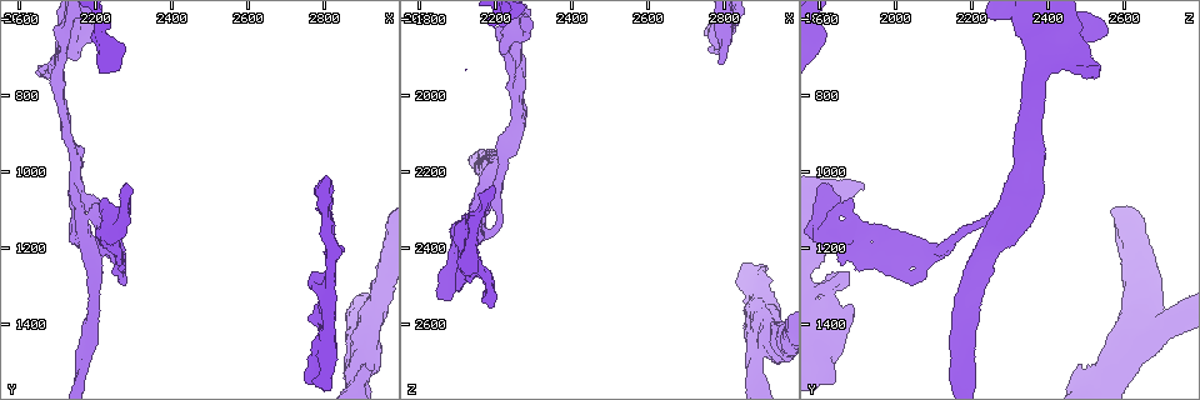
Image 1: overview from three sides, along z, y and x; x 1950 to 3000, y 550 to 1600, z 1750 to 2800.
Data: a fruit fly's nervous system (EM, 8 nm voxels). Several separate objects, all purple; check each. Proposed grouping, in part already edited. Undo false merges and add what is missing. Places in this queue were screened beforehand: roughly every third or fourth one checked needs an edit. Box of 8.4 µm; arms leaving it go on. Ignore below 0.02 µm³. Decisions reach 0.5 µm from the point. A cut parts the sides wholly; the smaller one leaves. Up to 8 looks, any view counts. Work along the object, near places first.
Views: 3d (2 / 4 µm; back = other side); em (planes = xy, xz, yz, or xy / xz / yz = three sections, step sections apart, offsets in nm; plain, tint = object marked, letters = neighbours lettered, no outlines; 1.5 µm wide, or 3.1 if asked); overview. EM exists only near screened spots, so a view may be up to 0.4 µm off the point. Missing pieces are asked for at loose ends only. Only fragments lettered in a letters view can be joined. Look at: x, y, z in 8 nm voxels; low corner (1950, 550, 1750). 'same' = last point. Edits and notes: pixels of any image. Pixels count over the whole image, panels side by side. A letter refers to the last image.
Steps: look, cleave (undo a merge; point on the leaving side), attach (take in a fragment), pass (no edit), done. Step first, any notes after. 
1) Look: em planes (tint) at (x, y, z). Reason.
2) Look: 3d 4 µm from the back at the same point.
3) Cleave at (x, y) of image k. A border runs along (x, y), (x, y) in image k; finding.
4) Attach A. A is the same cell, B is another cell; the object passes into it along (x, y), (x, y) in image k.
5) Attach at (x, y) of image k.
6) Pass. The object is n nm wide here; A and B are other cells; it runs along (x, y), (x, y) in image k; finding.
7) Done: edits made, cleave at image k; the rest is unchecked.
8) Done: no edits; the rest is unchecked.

Look: 3d 2 µm at (2245, 1145, 1835). Abrupt turn.

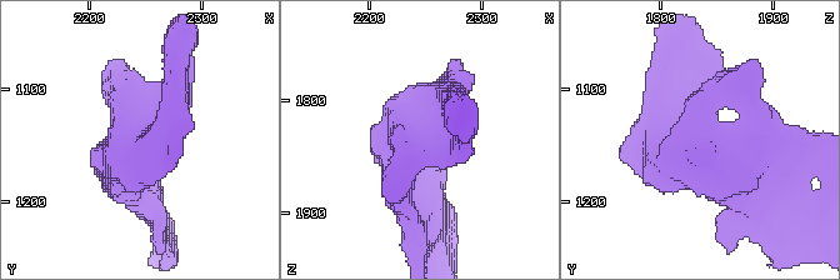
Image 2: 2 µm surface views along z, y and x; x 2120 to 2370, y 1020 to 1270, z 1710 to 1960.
Look: em xz step 4 (letters) at (2246, 1148, 1828). Need the tissue.

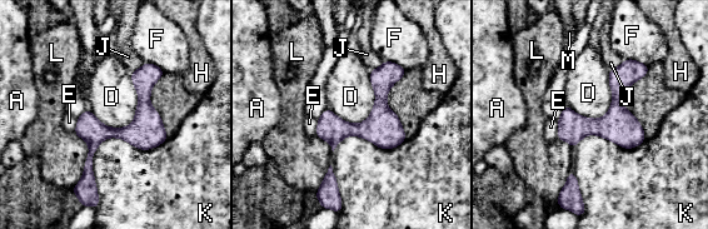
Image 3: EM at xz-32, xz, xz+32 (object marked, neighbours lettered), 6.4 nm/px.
Pass. A, D, E, F, H, J, K, L and M are other cells; a border runs along (131, 71), (135, 117), (109, 128) in image 3; one neuron here.

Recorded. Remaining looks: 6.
Look: 3d 2 µm from the back at (2285, 1290, 2035). An open end.

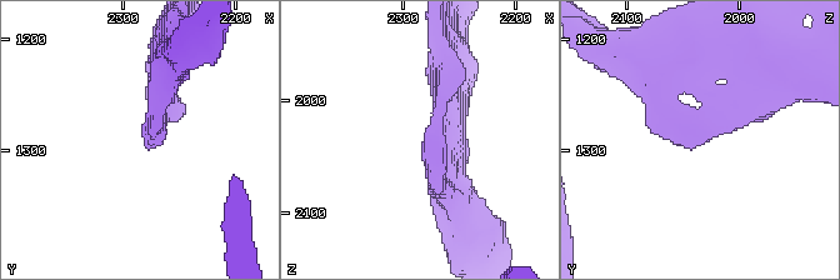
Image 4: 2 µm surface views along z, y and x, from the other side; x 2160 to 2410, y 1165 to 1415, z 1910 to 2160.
Look: em xy step 4 (letters) at (2284, 1292, 2040). Shape alone is not enough.

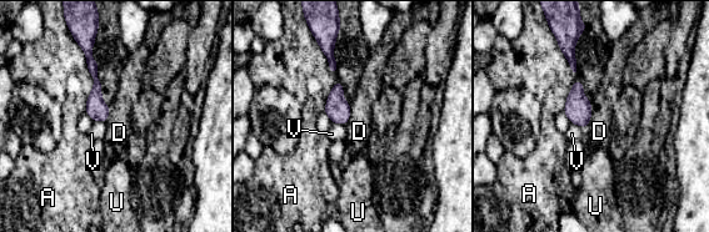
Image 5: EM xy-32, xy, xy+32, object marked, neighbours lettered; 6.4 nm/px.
Pass. A, D, U and V are other cells; no lettered fragment goes on from it.

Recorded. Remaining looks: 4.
Look: 3d 4 µm from the back at (2905, 1510, 2480). Thick end.

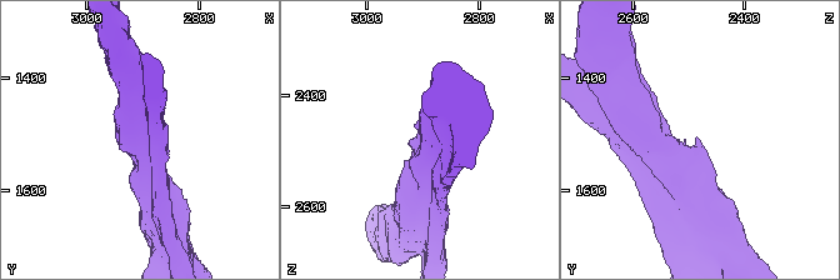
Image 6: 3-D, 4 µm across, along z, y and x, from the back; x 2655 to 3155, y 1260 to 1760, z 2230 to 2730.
Look: em xy step 4 (letters) at (2910, 1510, 2485).

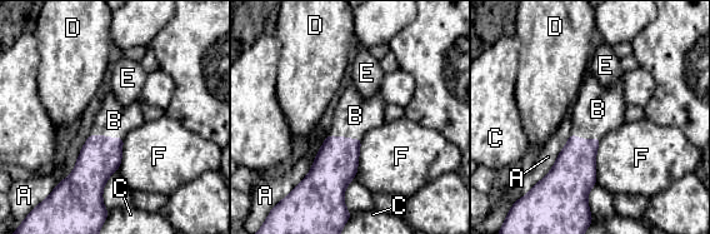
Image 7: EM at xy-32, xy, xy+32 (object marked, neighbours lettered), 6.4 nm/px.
Attach B. B is the same cell, A, C, D, E and F are other cells; the neuron continues.

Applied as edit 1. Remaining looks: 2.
Done: edits made, attach at image 7; the rest is unchecked.

